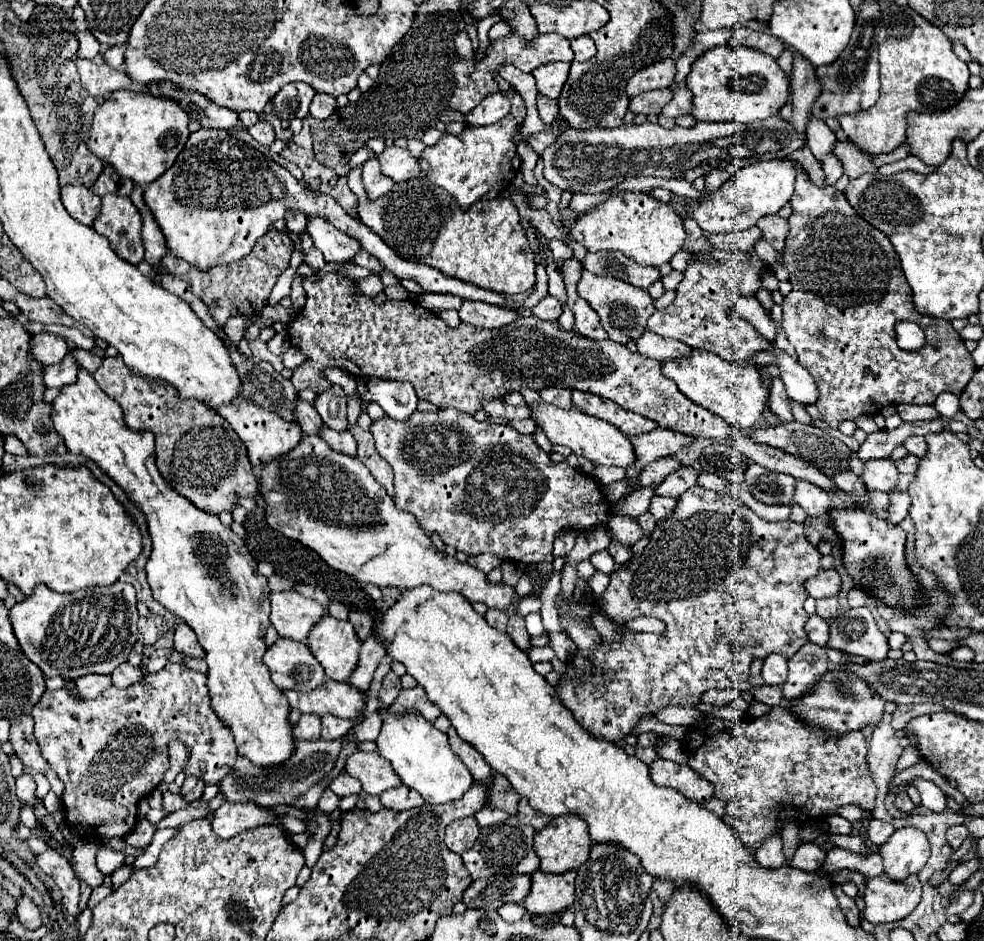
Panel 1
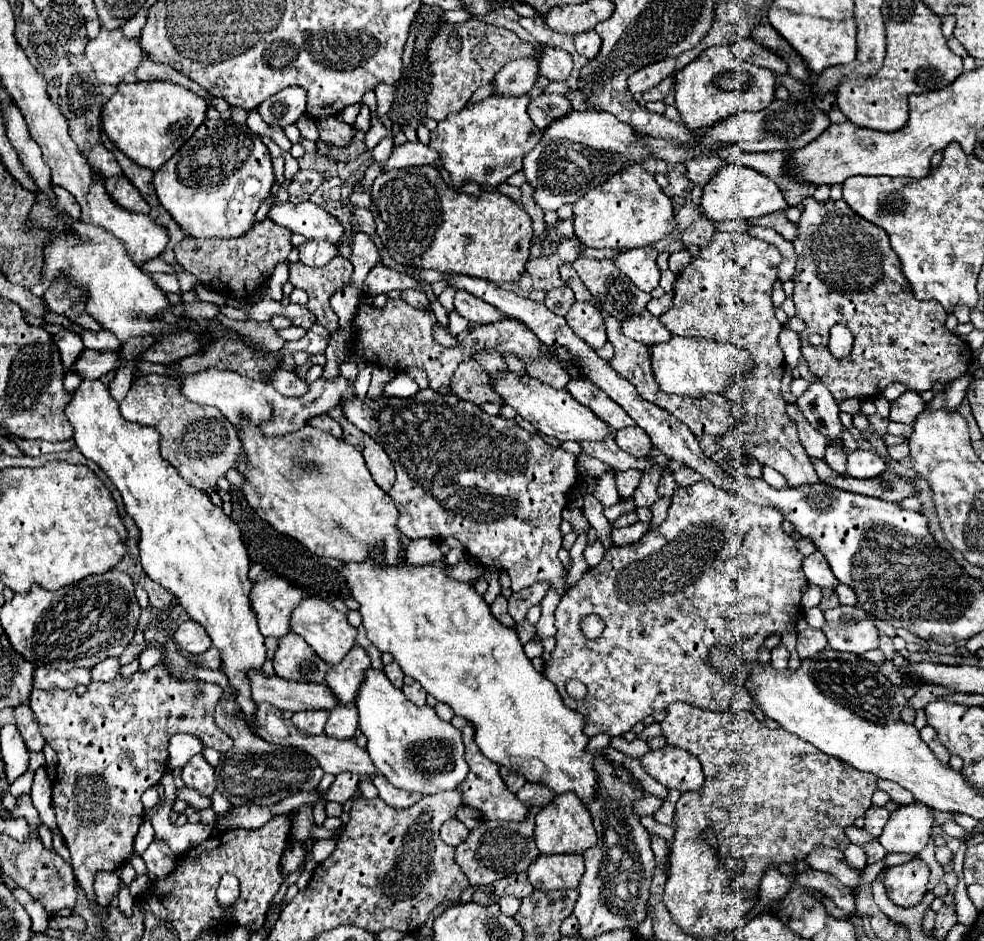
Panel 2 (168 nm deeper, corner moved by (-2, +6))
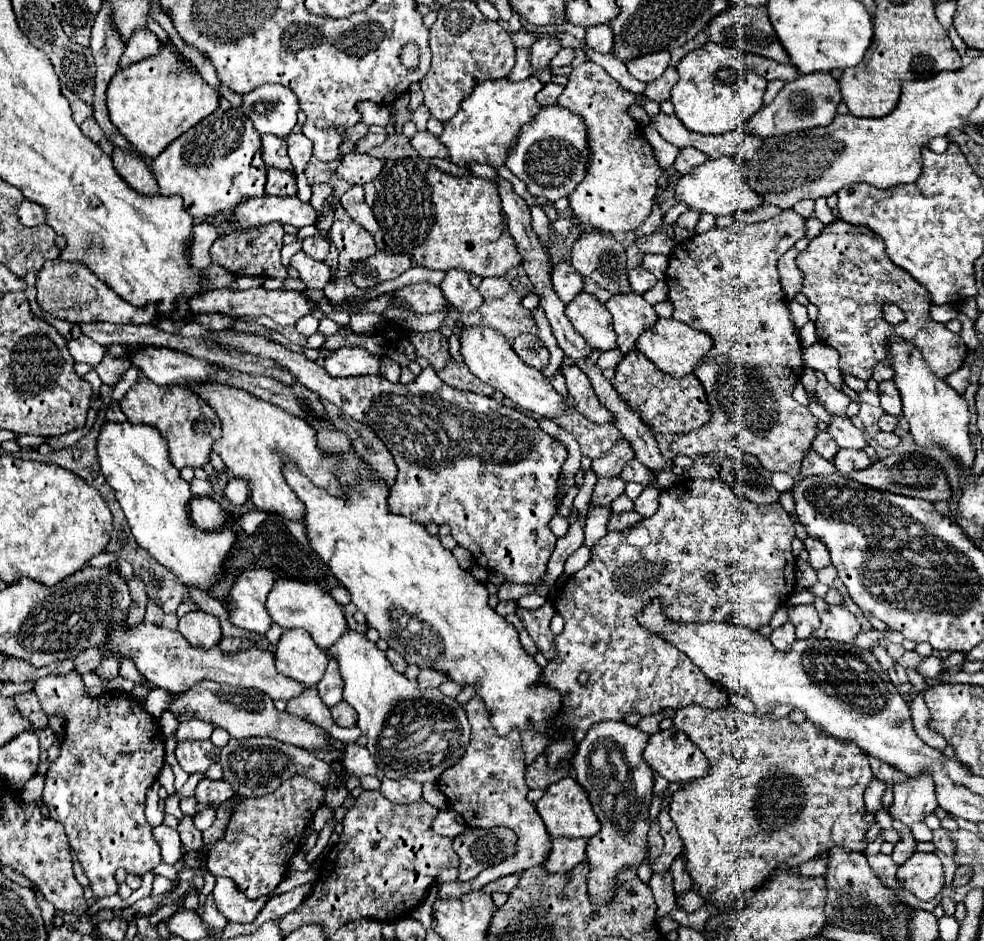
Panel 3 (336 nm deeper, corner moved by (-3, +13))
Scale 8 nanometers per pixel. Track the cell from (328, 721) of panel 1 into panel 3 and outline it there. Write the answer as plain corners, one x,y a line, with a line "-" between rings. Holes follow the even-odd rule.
347,702
335,704
335,706
331,708
331,714
333,714
335,724
339,724
339,726
343,726
343,728
351,728
351,726
357,724
357,720
355,720
355,710
353,710

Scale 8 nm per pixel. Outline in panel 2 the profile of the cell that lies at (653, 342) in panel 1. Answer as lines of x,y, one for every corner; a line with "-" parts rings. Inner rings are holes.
648,311
626,319
622,323
622,333
638,343
646,343
646,347
654,347
658,343
668,343
672,339
672,333

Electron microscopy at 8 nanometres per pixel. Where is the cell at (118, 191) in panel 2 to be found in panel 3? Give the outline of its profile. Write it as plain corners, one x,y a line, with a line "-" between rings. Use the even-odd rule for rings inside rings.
113,148
113,164
117,172
123,176
123,180
133,186
139,194
157,194
159,186
157,180
151,174
149,164
145,162
145,156
127,152
123,148

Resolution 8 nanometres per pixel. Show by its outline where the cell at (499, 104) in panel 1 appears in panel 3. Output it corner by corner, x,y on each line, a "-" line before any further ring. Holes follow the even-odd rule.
545,36
545,38
537,40
531,46
531,66
533,68
547,68
551,58
559,52
559,48
561,48
561,42
553,36

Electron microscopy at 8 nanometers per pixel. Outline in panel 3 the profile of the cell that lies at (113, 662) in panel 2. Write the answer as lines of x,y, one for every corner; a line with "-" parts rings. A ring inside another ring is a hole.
91,648
89,652
81,652
81,654
73,660
73,664
75,664
75,672
79,672
79,674
93,672
93,670
101,664
101,652
95,650
95,648

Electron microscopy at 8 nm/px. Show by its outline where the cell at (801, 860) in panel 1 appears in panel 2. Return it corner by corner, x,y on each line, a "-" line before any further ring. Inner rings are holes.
816,847
808,857
806,863
812,869
820,869
820,871
828,871
832,873
840,883
844,883
846,887
850,887
852,891
856,891
858,883
860,883
860,873
850,869
844,863
844,853
838,849
830,849
830,847

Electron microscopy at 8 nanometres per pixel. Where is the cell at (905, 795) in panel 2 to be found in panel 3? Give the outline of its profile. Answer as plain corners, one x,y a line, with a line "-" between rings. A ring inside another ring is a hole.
873,756
869,758
869,762
871,762
871,770
873,770
875,778
881,778
881,780
885,780
885,782
901,782
901,780
907,778
907,776
903,776
903,772
899,772
897,768
891,768
891,766
883,764
881,760
875,760

